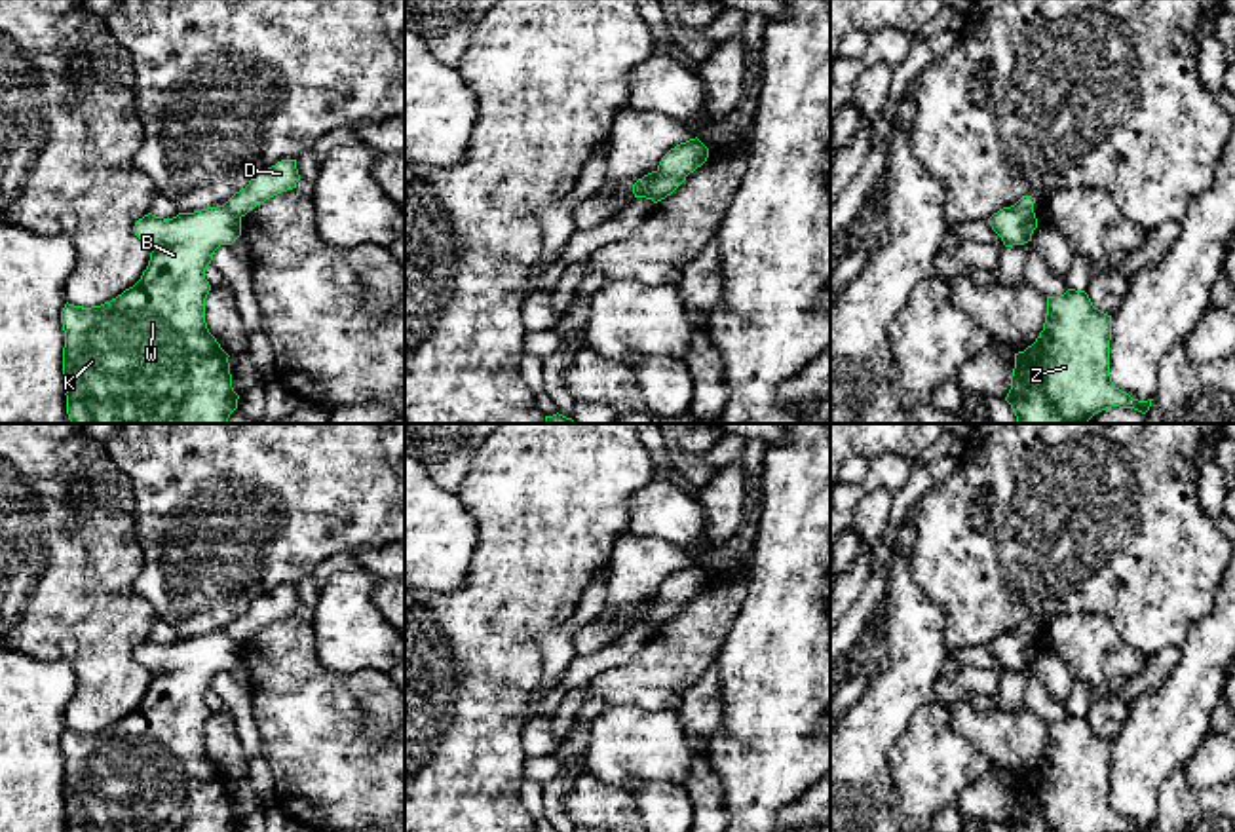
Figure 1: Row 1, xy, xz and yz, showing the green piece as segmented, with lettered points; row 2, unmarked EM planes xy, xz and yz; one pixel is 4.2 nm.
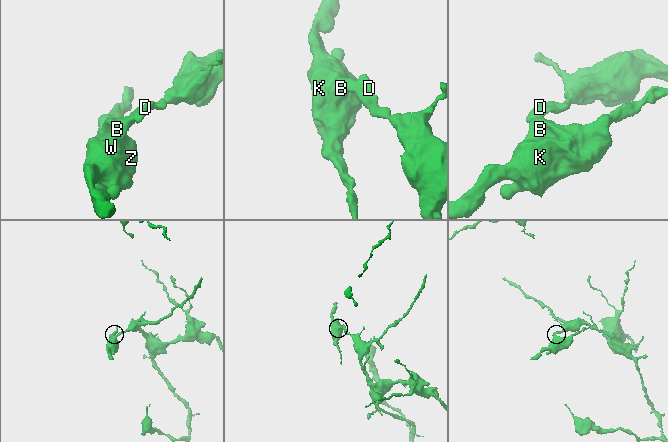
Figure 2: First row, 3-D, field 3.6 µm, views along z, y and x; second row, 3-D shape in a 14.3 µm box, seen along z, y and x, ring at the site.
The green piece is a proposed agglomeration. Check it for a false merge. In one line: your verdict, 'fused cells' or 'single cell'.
fused cells

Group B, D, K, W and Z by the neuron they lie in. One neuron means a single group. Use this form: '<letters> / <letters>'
B K W Z / D

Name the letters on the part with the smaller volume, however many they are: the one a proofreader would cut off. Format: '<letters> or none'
B, K, W, Z

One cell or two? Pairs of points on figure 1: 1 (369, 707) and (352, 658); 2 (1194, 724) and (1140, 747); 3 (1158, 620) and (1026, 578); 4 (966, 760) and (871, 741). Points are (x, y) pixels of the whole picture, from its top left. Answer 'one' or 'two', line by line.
1: two
2: one
3: one
4: two

